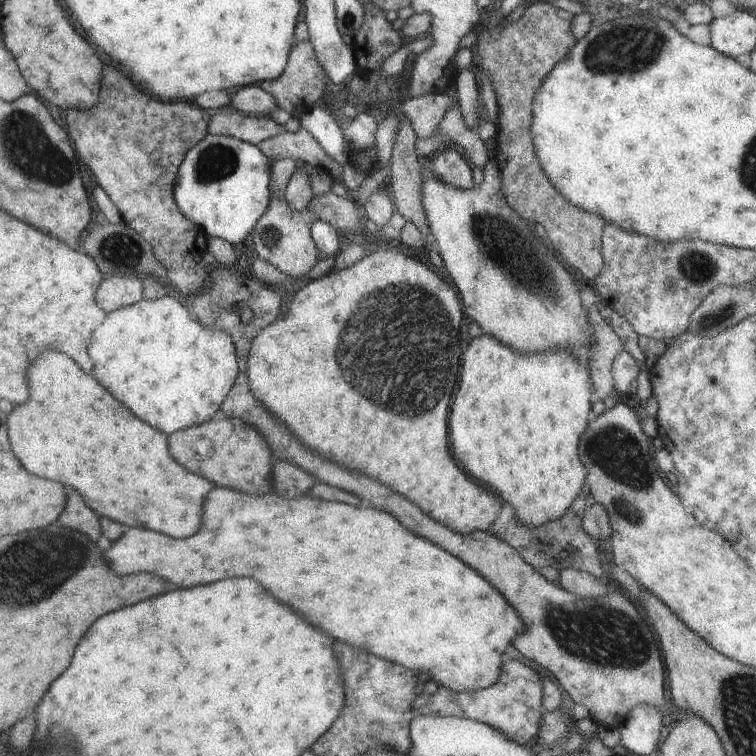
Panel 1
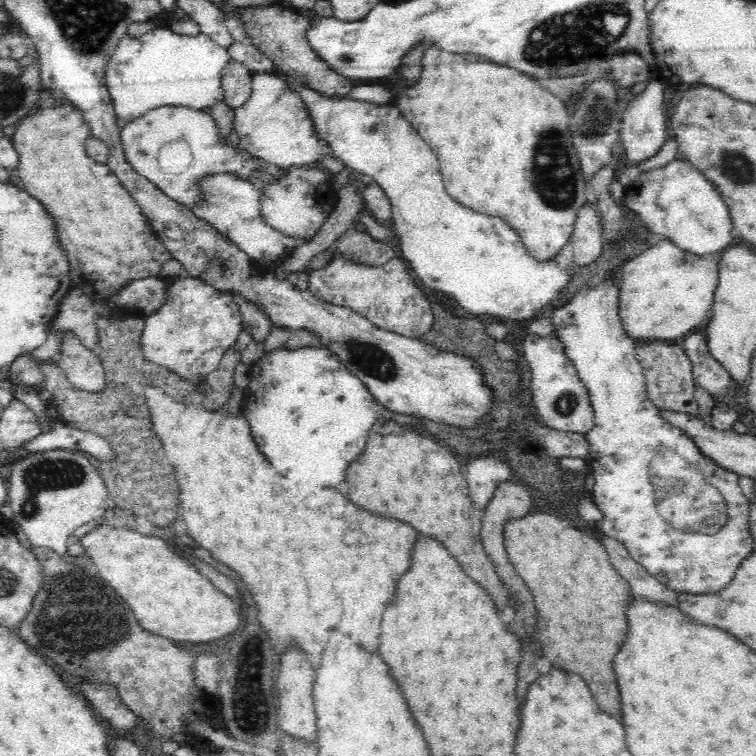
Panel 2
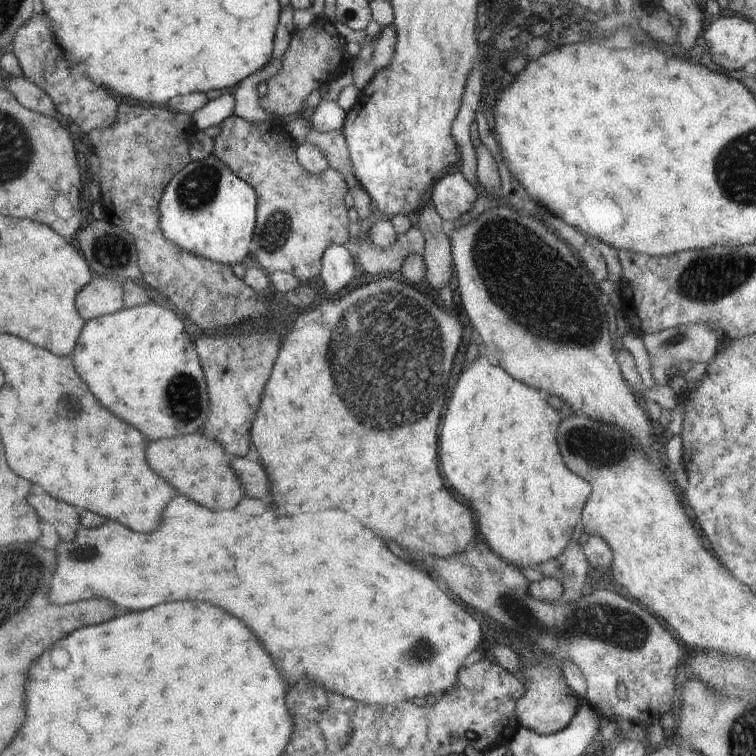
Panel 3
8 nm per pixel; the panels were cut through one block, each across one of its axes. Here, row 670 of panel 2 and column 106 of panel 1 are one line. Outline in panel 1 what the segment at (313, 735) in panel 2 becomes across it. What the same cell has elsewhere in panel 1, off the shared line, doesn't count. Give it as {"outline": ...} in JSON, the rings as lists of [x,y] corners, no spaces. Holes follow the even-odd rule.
{"outline":[[[113,275],[107,277],[96,290],[96,304],[104,312],[115,312],[122,306],[131,306],[144,299],[144,284],[141,276]]]}

